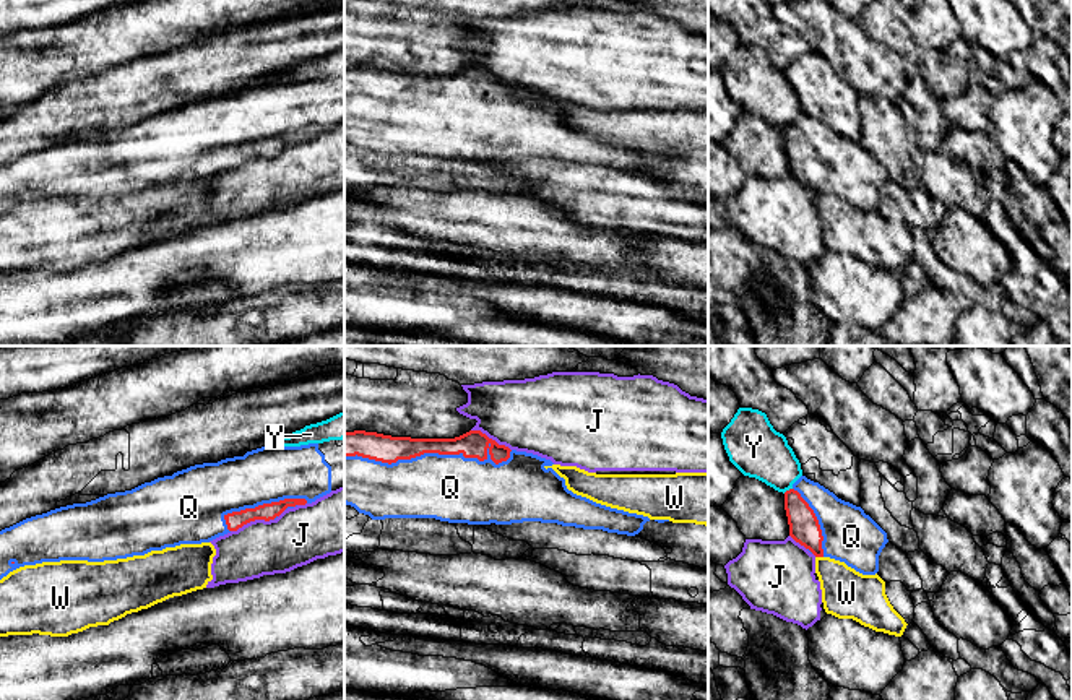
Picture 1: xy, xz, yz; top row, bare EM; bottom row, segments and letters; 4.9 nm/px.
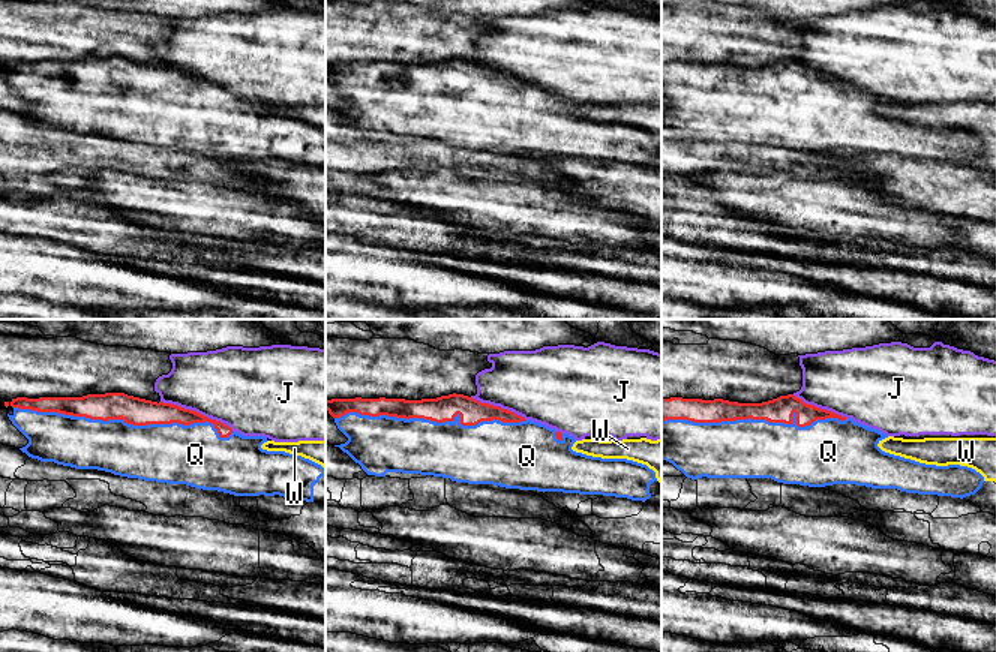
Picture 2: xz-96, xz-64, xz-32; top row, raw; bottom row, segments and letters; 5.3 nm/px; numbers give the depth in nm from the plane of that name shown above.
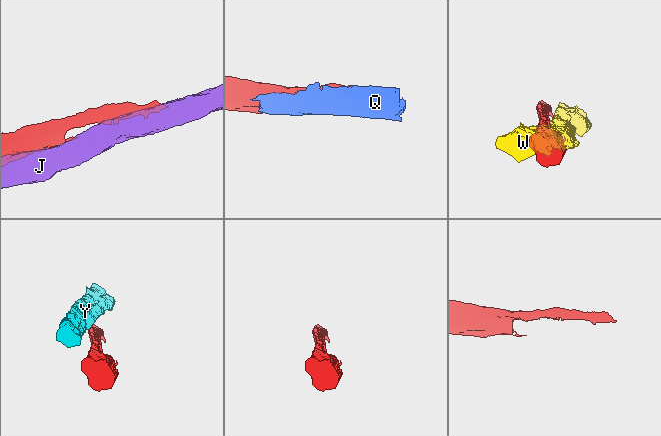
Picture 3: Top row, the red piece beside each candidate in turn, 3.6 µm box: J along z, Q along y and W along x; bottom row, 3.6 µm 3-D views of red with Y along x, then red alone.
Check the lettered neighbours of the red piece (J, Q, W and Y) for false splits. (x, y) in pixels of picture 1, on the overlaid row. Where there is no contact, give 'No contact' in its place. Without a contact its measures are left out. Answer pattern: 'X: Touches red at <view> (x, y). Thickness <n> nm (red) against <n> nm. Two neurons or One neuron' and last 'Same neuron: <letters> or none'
J: Touches red at xy (252, 520). Thickness 90 nm (red) against 280 nm. Two neurons
Q: Touches red at xz (429, 452). Thickness 140 nm (red) against 340 nm. One neuron
W: Touches red at yz (819, 556). Thickness 150 nm (red) against 240 nm. Two neurons
Y: Touches red at yz (786, 491). Thickness 150 nm (red) against 280 nm. Two neurons
Same neuron: Q

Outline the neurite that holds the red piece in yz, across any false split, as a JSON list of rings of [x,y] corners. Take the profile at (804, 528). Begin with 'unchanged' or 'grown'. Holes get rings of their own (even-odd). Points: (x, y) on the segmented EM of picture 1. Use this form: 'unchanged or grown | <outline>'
grown | [[[801,476],[785,492],[789,536],[815,557],[845,562],[862,575],[879,572],[887,533],[861,507]]]

